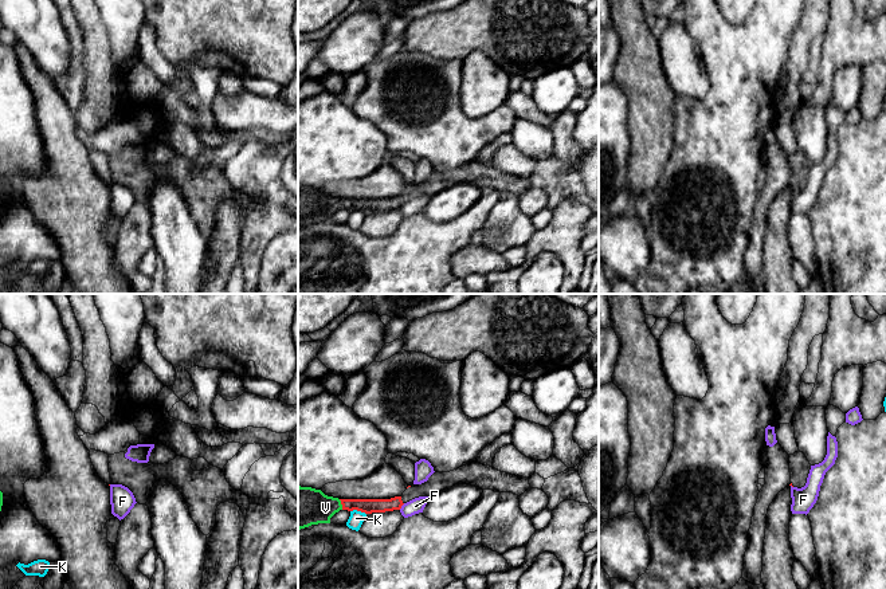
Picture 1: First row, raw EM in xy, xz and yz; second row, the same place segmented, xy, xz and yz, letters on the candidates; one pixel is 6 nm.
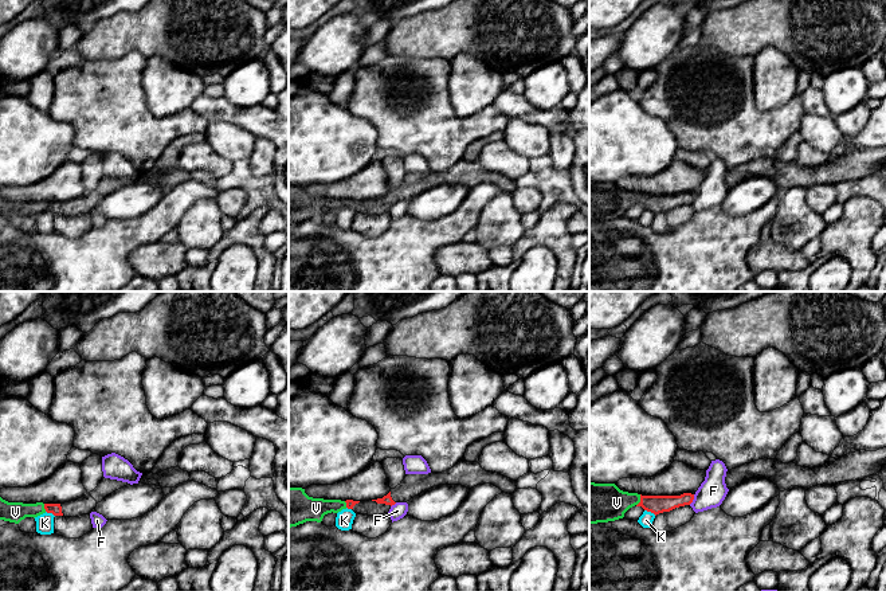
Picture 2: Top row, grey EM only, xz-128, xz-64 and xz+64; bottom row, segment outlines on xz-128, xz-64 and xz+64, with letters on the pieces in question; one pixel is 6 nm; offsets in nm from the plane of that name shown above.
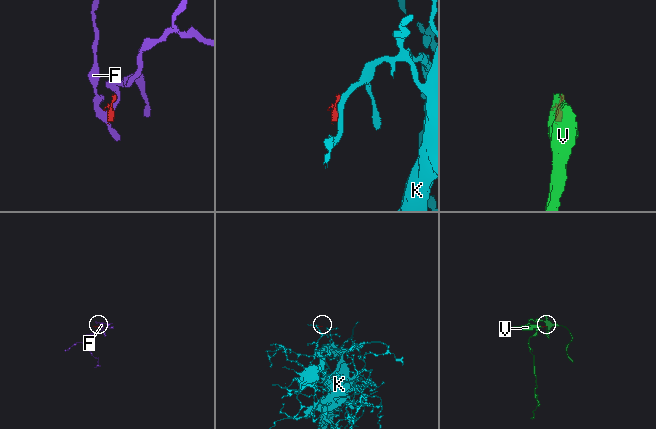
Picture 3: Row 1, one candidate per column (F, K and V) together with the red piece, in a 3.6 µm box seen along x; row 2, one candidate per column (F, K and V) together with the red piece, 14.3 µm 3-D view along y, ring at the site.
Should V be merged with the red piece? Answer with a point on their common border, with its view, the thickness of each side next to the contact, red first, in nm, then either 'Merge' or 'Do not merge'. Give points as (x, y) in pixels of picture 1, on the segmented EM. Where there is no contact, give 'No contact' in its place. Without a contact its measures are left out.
Touches red at xz (341, 503). Thickness 90 nm (red) against 240 nm. Merge

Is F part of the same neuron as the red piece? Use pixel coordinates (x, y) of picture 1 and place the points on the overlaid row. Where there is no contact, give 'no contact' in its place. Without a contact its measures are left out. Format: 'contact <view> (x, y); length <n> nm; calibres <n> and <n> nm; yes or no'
contact xz (402, 505); length 50 nm; calibres 90 and 90 nm; no

